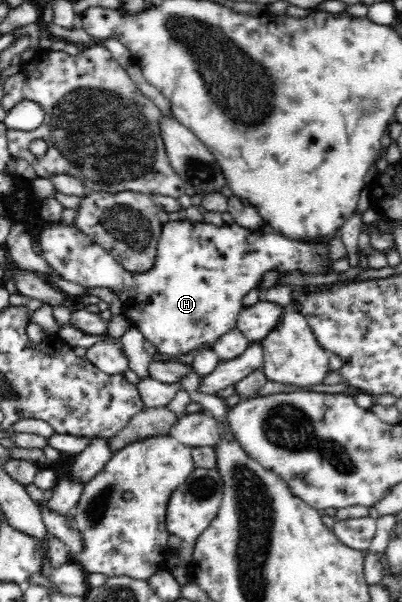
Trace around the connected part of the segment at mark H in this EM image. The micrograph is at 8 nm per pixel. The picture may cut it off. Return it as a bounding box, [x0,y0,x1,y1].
[40,219,333,356]

